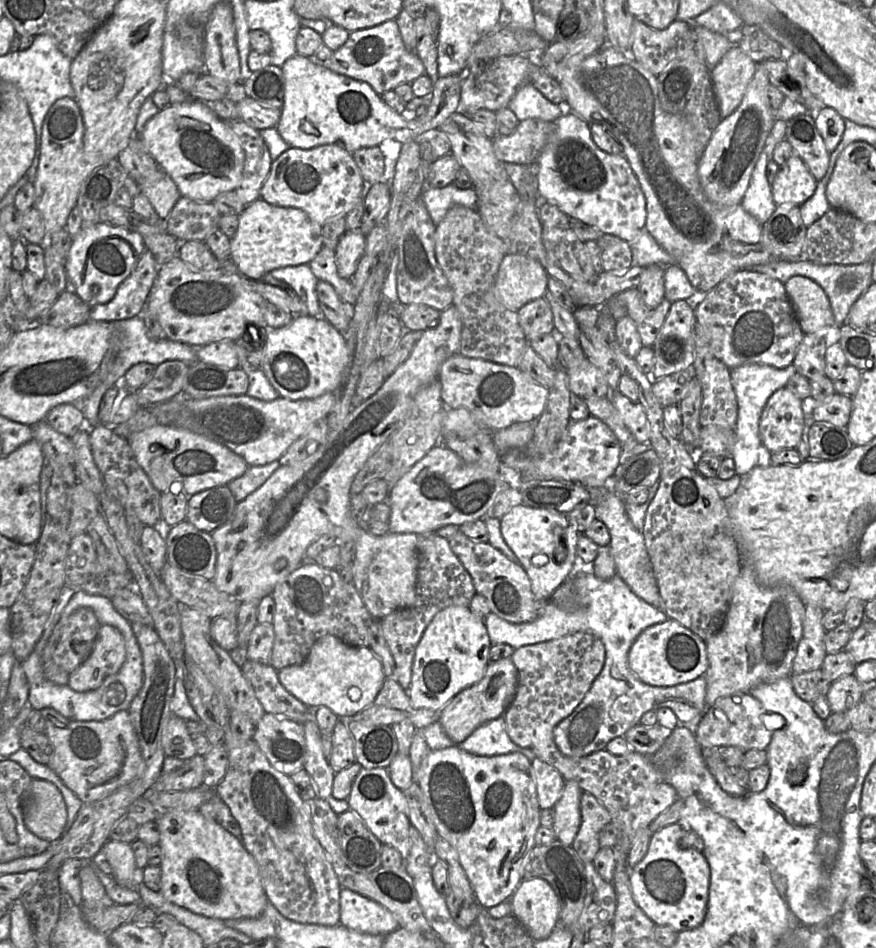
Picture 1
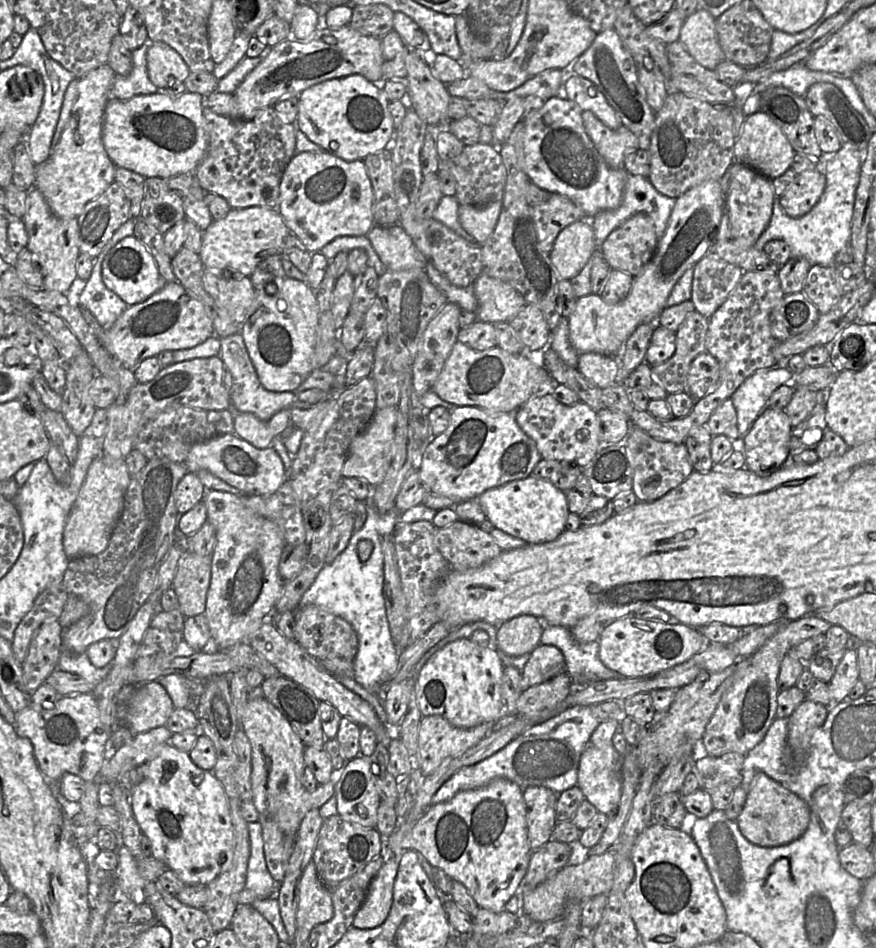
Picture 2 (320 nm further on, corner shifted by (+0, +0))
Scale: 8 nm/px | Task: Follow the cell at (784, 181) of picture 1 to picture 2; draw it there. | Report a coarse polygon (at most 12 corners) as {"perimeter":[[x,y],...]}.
{"perimeter":[[819,167],[796,174],[779,197],[788,216],[801,217],[820,200]]}

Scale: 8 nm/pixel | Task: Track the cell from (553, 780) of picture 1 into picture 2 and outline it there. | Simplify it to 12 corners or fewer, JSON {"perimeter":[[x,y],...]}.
{"perimeter":[[523,790],[528,840],[535,851],[552,840],[558,794]]}

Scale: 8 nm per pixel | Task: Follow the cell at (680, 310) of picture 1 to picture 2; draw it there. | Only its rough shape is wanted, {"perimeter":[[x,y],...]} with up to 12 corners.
{"perimeter":[[693,311],[674,354],[651,366],[668,394],[687,392],[692,361],[706,352],[709,319]]}

